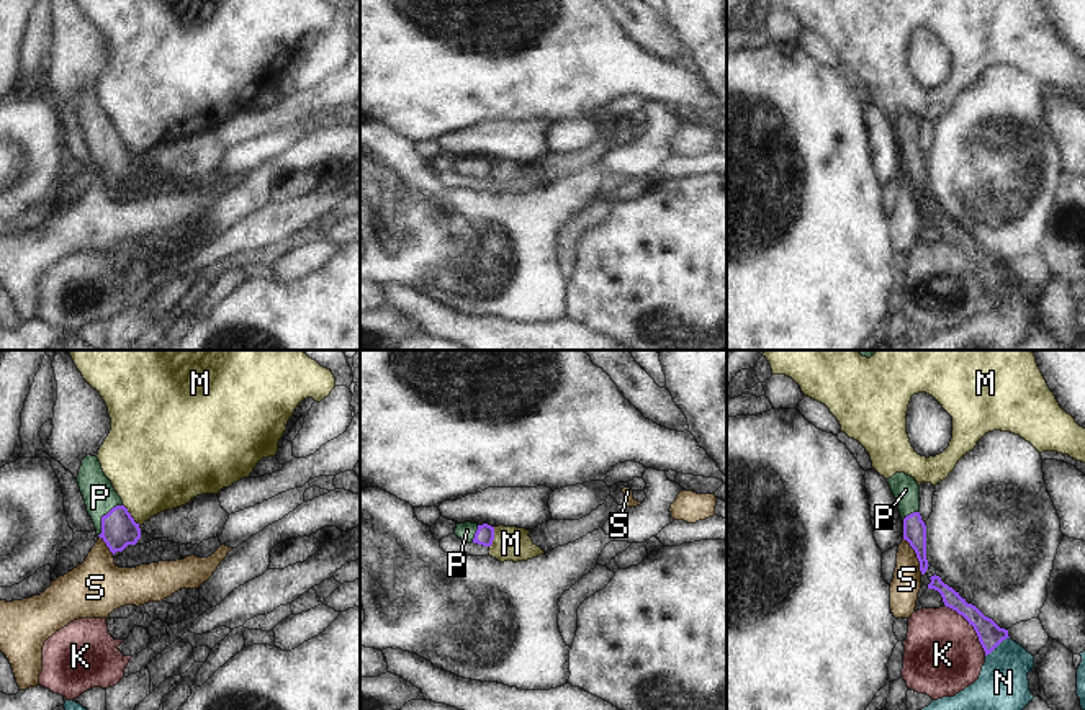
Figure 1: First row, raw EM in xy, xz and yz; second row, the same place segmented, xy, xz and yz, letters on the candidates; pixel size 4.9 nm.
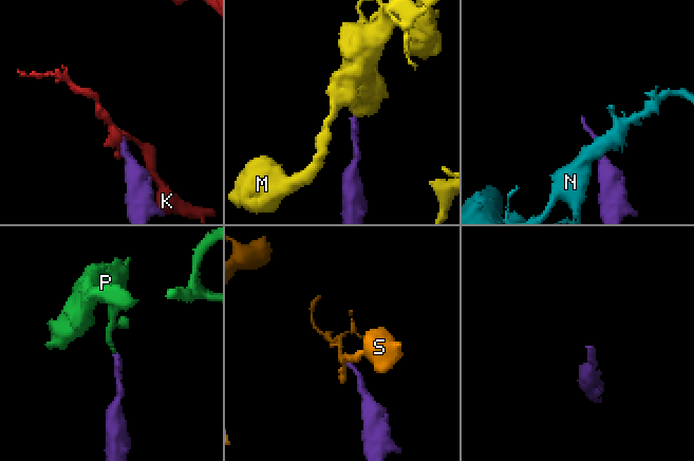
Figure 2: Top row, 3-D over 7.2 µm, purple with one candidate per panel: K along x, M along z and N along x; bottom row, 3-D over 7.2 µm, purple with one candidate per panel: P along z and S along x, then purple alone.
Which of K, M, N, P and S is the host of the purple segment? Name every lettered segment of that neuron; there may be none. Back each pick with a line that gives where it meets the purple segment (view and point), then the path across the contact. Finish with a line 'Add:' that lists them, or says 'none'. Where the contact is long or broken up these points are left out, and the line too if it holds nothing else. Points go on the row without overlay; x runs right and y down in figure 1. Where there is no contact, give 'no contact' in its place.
P: contact xy (102, 151); way xy (118, 162), (102, 151), (100, 131)
Add: P

